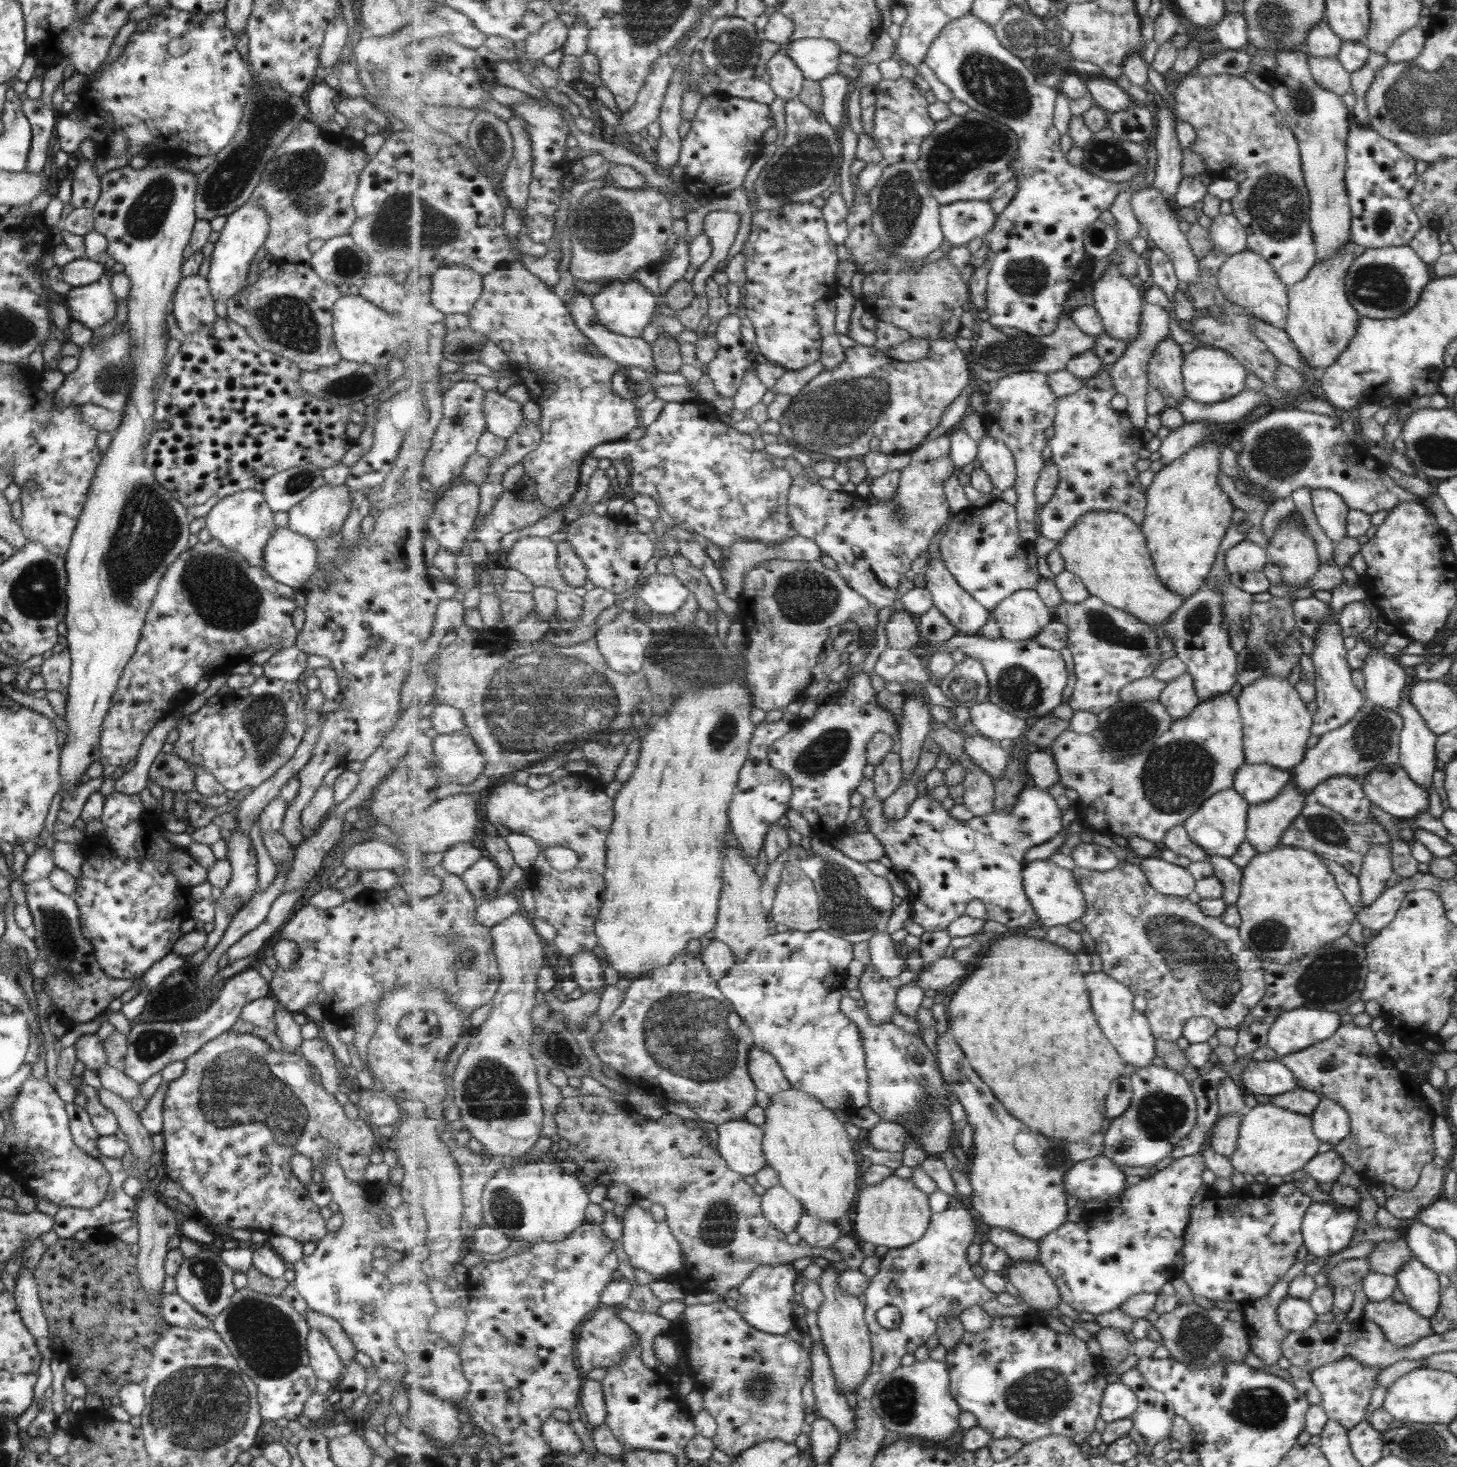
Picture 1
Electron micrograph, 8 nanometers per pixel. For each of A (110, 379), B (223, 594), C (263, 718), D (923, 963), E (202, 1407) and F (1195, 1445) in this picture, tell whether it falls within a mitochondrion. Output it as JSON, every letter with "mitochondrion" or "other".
{"A":"mitochondrion","B":"mitochondrion","C":"mitochondrion","D":"other","E":"mitochondrion","F":"other"}

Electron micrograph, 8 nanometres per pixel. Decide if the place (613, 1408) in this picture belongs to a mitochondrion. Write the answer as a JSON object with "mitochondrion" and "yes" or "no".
{"mitochondrion":"no"}

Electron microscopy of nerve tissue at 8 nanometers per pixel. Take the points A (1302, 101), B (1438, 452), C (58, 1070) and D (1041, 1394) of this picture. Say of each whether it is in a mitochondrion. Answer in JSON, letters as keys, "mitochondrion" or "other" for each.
{"A":"mitochondrion","B":"mitochondrion","C":"other","D":"mitochondrion"}

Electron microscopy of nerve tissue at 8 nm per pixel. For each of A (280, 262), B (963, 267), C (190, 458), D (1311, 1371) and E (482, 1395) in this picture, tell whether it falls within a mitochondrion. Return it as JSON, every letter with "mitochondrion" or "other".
{"A":"other","B":"other","C":"other","D":"other","E":"other"}

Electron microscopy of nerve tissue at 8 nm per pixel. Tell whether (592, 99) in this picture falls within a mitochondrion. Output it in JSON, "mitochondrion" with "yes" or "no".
{"mitochondrion":"no"}

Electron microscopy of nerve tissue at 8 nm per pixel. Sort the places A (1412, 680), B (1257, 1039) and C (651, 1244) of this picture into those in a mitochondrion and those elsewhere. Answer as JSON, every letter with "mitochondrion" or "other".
{"A":"other","B":"other","C":"other"}

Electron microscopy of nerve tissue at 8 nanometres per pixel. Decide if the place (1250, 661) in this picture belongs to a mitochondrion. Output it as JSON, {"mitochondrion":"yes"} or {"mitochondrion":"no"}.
{"mitochondrion":"yes"}

